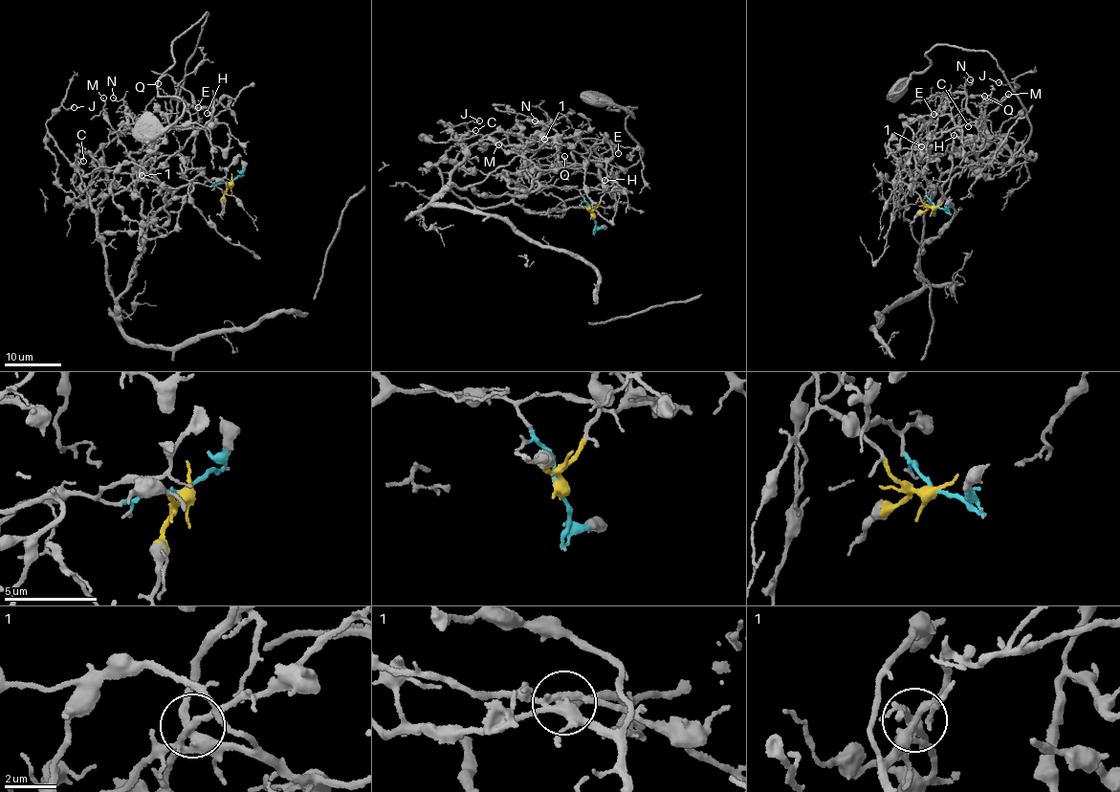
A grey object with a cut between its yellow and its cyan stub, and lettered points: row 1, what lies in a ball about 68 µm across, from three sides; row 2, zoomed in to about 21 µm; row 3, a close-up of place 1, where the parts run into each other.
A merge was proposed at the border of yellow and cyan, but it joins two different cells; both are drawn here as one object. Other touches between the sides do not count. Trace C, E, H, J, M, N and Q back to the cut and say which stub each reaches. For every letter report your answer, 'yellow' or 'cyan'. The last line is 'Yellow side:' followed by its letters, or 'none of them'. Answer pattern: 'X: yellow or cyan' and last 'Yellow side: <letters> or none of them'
C: cyan
E: yellow
H: cyan
J: cyan
M: cyan
N: yellow
Q: yellow
Yellow side: E, N, Q

